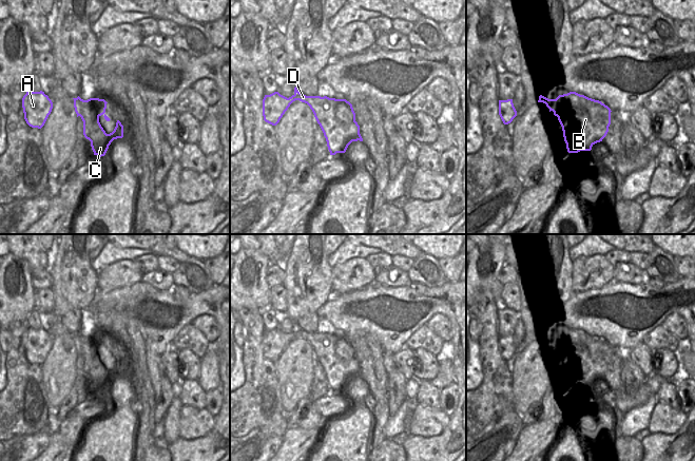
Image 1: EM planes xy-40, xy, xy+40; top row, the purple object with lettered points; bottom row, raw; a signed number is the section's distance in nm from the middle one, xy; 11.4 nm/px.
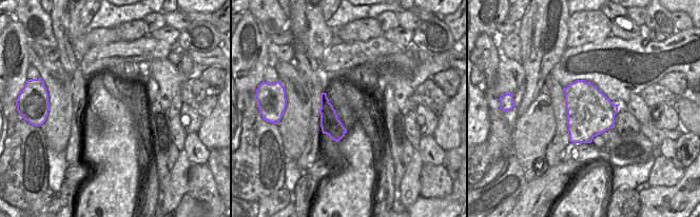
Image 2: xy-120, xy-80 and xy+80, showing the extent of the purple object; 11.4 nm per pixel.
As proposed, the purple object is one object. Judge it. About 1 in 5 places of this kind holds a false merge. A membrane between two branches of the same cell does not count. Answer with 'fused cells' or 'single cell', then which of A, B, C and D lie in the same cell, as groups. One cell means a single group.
single cell | A B C D

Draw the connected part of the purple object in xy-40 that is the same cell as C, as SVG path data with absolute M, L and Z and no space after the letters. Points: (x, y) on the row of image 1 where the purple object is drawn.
M79 96L73 99L77 117L80 116L83 121L83 135L91 141L94 155L104 156L111 142L123 137L123 126L117 120L114 131L107 134L99 122L99 117L102 115L107 121L111 120L104 114L108 102L99 98L83 100Z

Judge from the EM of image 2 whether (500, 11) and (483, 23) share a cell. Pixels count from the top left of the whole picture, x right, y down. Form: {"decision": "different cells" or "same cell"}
{"decision": "same cell"}

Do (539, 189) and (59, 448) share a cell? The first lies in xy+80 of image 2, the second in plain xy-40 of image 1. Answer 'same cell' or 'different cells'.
same cell

